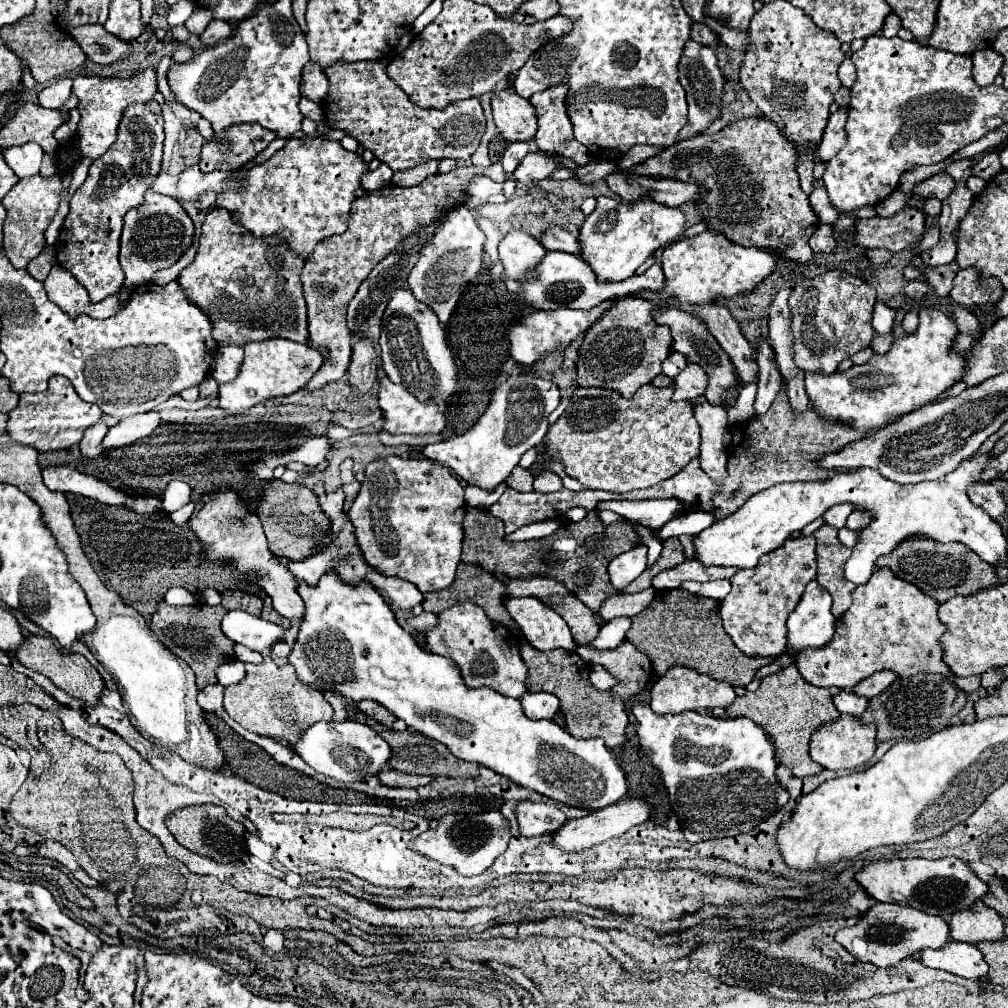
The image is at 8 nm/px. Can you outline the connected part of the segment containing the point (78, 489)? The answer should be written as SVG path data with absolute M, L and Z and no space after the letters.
M69 466L43 468L41 474L43 474L45 486L49 490L53 490L53 492L79 494L79 496L97 500L97 502L107 504L107 506L123 504L123 500L127 498L123 492L115 490L105 480L99 480L95 476L89 476L89 474L83 474L83 472L79 472L75 468L69 468Z

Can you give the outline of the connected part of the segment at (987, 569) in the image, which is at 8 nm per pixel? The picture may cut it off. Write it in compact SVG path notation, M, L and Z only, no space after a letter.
M909 536L887 556L879 556L875 568L887 566L897 578L915 584L939 604L953 596L969 596L997 582L997 572L965 544L937 544L927 536Z

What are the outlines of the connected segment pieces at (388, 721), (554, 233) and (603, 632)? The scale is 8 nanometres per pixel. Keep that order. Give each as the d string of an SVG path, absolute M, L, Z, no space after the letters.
M361 700L357 706L359 706L359 710L361 710L363 714L375 718L375 720L381 722L385 728L391 728L393 722L397 720L389 710L385 710L385 706L381 706L381 704L373 702L373 700Z
M553 226L553 228L547 228L541 236L541 244L545 250L559 250L559 252L569 252L569 254L579 254L579 240L559 228L559 226Z
M623 616L623 618L615 618L615 620L607 622L607 624L599 630L597 638L595 638L589 646L595 648L595 650L613 650L613 648L617 648L619 644L623 644L629 626L631 626L631 618L625 618L625 616Z

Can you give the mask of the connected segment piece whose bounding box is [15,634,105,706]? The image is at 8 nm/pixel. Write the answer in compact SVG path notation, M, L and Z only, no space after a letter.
M29 634L29 636L23 640L23 644L17 648L15 656L17 656L17 660L19 660L23 666L45 674L45 676L51 678L59 688L63 688L67 694L73 694L73 696L81 698L87 706L95 704L95 700L99 700L99 696L101 696L103 688L105 688L99 672L85 660L85 656L81 656L81 654L71 654L71 652L61 654L61 648L57 648L57 644L55 644L51 638L43 638L43 636Z

